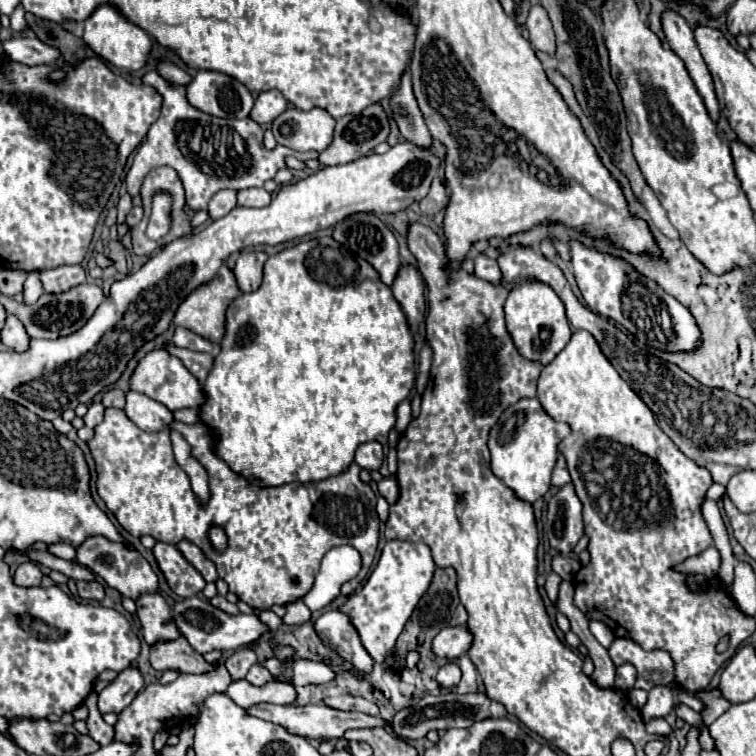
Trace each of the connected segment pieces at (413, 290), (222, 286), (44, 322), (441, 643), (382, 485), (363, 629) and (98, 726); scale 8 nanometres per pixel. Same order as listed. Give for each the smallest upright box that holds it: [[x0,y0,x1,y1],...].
[[391,266,425,334],[173,264,241,342],[3,284,105,338],[433,626,471,660],[379,474,399,504],[339,540,435,664],[85,694,113,746]]

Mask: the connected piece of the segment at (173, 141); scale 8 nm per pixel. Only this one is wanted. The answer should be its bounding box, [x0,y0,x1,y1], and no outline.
[127,70,317,210]

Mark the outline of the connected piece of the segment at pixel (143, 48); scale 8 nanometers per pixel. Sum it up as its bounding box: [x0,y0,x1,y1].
[83,6,151,72]

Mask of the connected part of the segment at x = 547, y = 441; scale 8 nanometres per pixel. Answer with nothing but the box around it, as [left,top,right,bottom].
[489,398,569,504]

